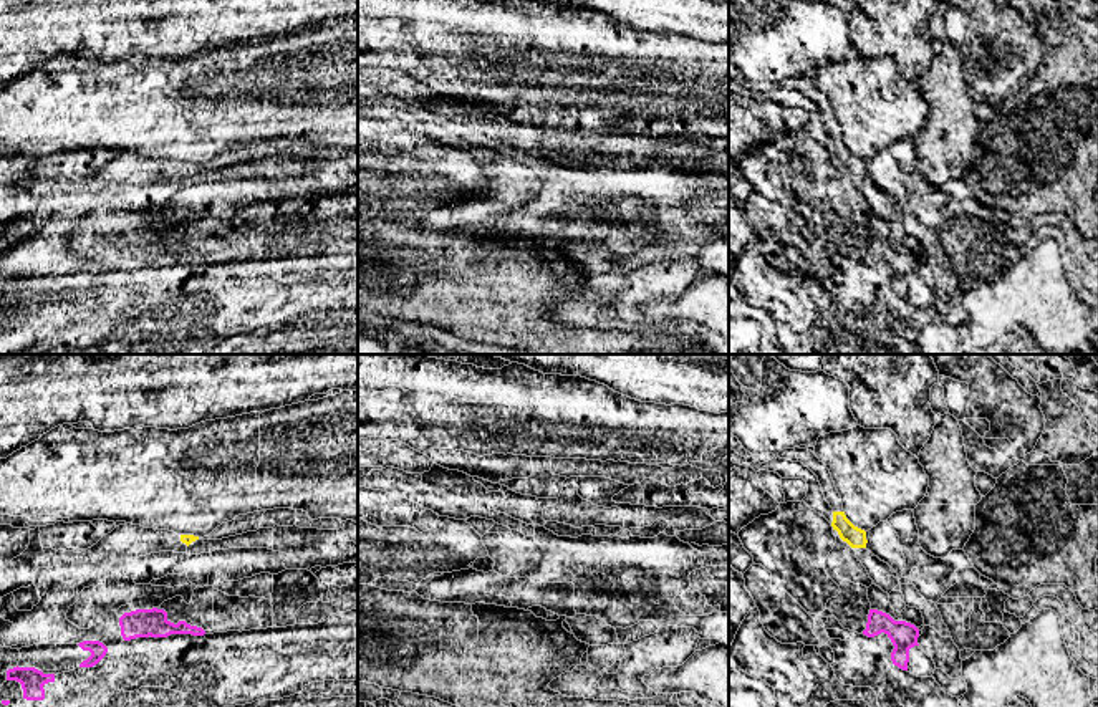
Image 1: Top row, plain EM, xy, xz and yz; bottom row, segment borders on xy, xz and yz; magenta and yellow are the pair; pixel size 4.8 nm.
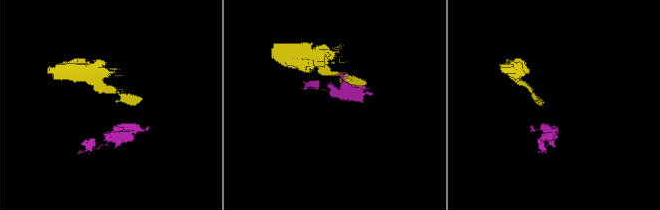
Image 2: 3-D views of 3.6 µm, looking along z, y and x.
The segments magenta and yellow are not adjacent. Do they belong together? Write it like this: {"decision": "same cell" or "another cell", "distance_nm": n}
{"decision": "another cell", "distance_nm": 300}

